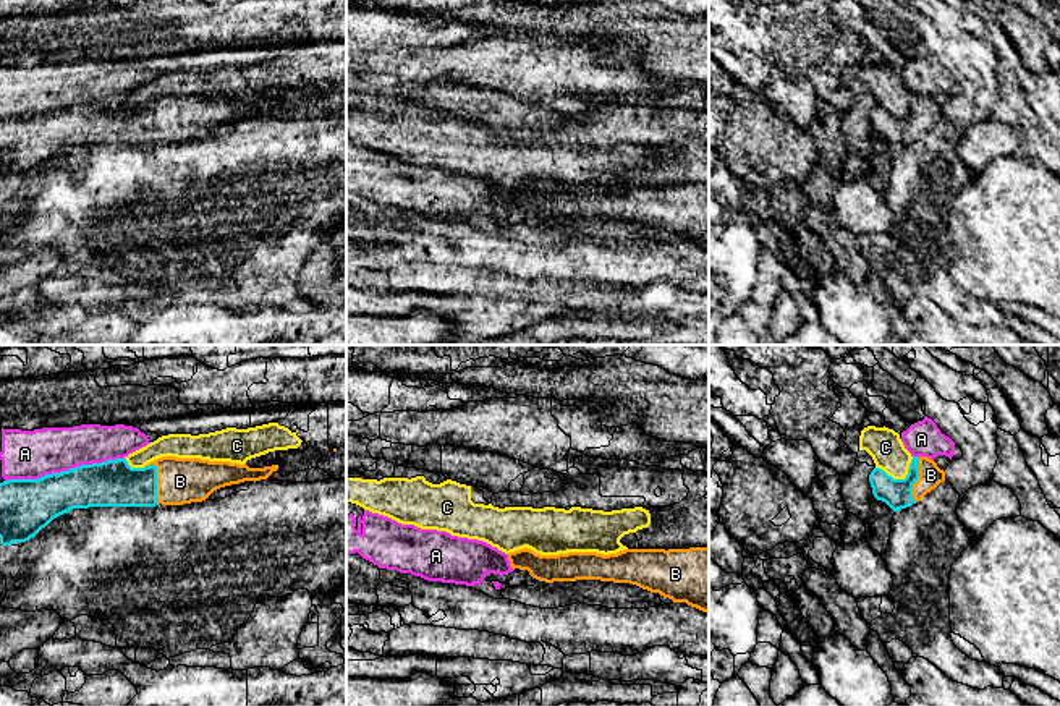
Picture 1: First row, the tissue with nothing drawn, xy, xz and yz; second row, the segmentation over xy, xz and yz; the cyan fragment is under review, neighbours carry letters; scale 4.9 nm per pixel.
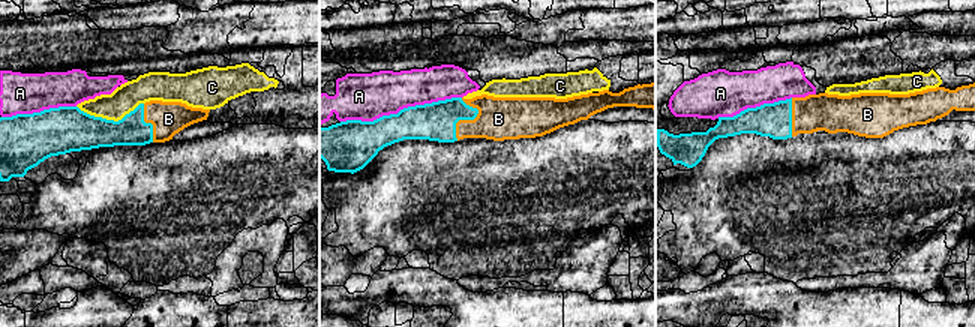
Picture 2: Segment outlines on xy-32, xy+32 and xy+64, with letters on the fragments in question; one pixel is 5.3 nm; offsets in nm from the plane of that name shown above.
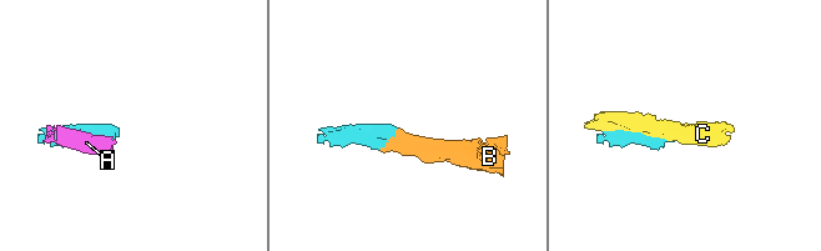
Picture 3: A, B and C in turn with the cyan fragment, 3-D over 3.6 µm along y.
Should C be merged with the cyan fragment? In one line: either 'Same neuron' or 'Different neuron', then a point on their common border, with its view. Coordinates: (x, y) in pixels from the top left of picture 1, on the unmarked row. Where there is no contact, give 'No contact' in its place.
Different neuron. Touches cyan at yz (900, 117)

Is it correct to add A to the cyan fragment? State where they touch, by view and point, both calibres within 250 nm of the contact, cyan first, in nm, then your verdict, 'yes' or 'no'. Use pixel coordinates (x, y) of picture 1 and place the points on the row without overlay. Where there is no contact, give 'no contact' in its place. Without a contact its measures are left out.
meets cyan in xy at (63, 109); 280 nm thick on the cyan side, 240 nm on the other; no

